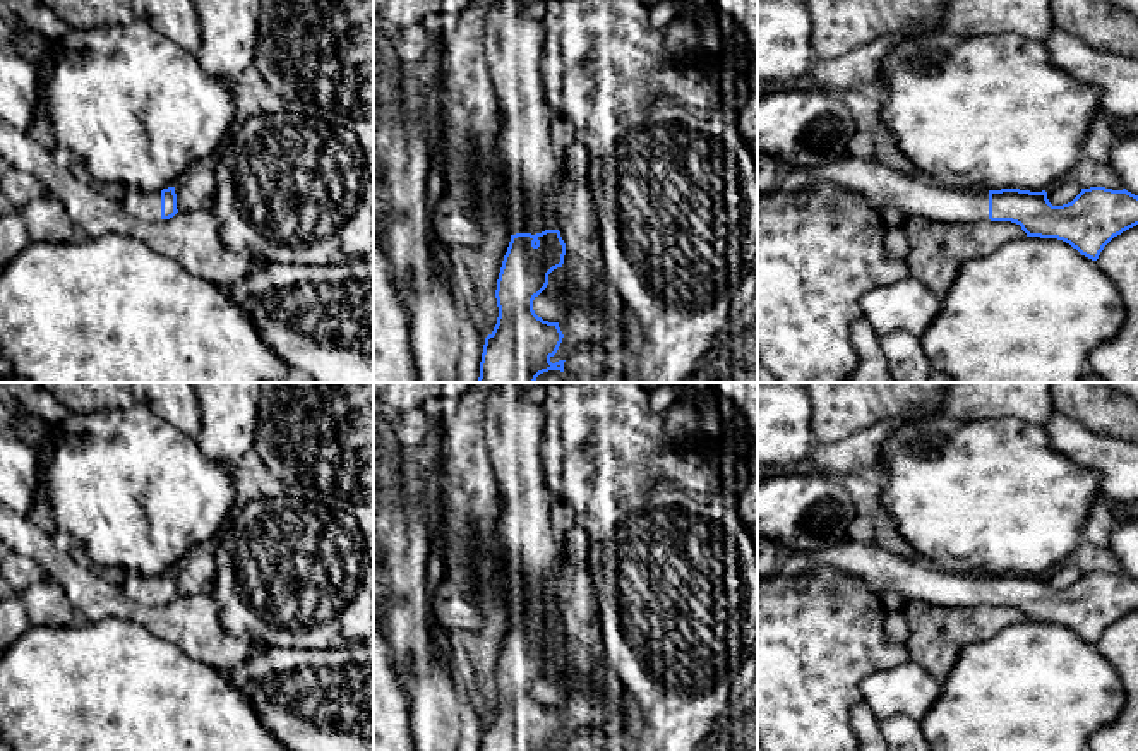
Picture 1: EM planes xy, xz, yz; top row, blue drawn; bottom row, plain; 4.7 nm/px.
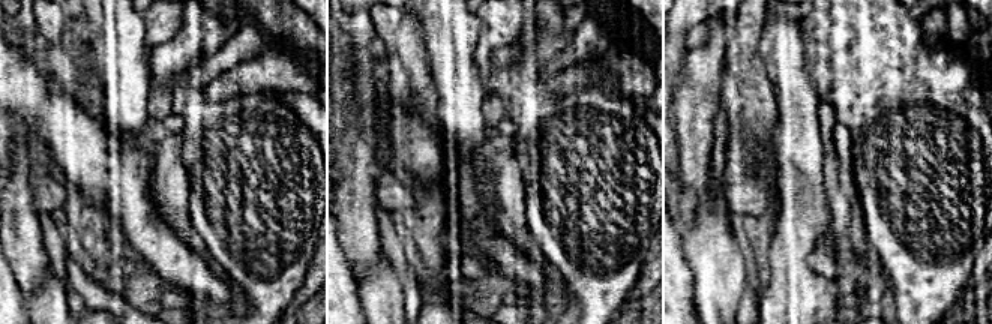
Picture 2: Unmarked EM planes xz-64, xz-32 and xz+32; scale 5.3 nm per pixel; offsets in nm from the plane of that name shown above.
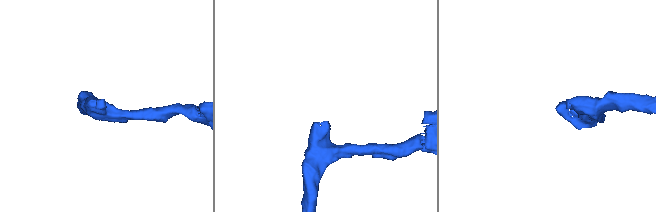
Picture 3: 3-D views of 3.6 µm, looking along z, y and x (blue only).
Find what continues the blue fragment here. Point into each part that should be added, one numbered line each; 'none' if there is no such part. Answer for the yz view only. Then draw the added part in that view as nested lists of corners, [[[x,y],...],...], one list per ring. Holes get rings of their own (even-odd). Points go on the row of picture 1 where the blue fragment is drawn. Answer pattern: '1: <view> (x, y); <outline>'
1: yz (883, 184); [[[845,156],[819,166],[787,166],[782,177],[785,190],[833,183],[855,192],[879,214],[895,207],[907,216],[924,216],[932,221],[989,221],[989,189],[944,189],[924,177],[912,178],[900,163],[884,156],[876,159]]]

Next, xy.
1: xy (146, 206); [[[129,189],[120,202],[129,214],[142,221],[161,219],[161,190],[146,192]]]

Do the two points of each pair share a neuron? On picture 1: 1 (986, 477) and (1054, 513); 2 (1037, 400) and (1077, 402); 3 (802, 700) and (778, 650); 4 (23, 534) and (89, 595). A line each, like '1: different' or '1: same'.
1: same
2: different
3: same
4: same

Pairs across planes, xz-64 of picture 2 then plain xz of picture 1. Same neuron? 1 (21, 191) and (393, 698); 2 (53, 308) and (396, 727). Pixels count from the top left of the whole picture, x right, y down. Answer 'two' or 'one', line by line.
1: two
2: two

